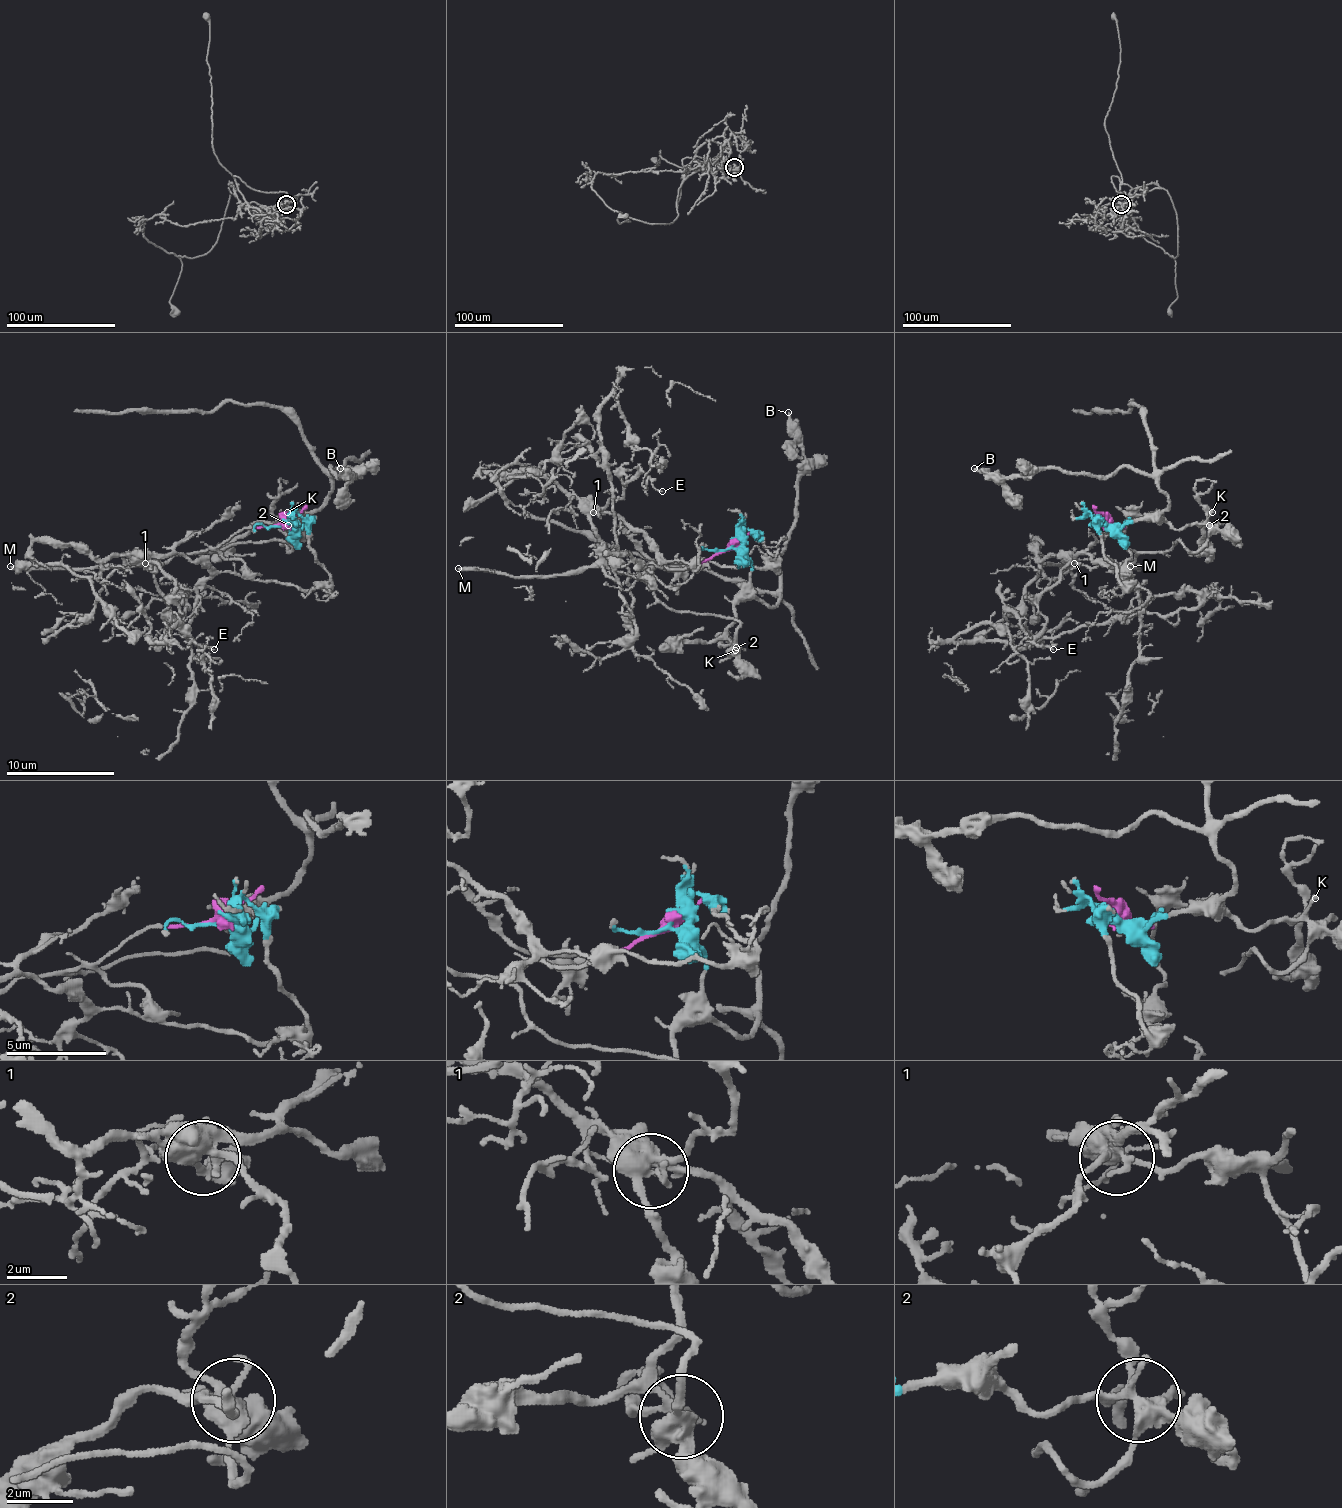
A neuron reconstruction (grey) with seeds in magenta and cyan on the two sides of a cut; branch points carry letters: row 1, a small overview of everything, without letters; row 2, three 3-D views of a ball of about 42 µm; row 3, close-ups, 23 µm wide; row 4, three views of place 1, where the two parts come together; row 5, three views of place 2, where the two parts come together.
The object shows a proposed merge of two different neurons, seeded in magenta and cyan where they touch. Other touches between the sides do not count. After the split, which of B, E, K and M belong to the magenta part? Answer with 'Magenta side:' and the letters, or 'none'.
Magenta side: E, K, M

